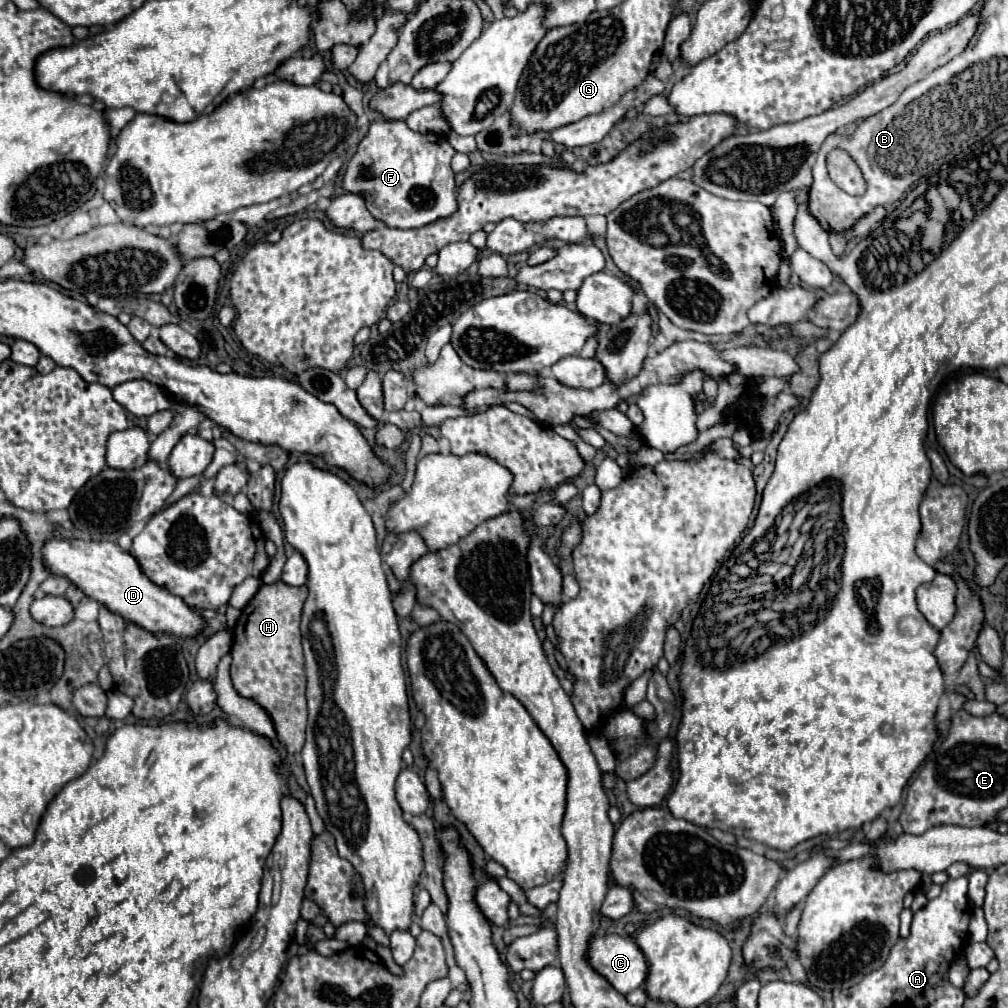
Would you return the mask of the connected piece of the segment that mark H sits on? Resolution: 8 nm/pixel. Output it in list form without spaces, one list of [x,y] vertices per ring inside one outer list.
[[[282,581],[262,585],[234,627],[230,677],[234,689],[256,701],[274,721],[278,743],[288,753],[300,753],[306,729],[306,677],[300,643],[300,615],[306,601],[306,585],[290,587]]]

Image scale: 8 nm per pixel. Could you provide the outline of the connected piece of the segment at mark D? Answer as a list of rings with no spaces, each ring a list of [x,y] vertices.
[[[48,539],[42,545],[42,565],[48,573],[64,577],[68,581],[72,581],[72,585],[76,585],[86,597],[98,601],[100,605],[104,605],[106,609],[110,609],[112,613],[124,617],[124,621],[130,621],[154,635],[162,635],[168,633],[172,637],[196,637],[198,633],[202,633],[206,629],[206,619],[190,605],[184,603],[184,599],[168,593],[166,589],[154,585],[140,569],[138,561],[124,551],[118,543],[110,543],[110,541],[82,541],[82,539]]]

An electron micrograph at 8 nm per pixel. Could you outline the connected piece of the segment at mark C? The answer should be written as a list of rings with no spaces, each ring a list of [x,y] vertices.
[[[592,937],[586,949],[586,959],[588,965],[622,995],[642,987],[646,981],[648,965],[632,937]]]

